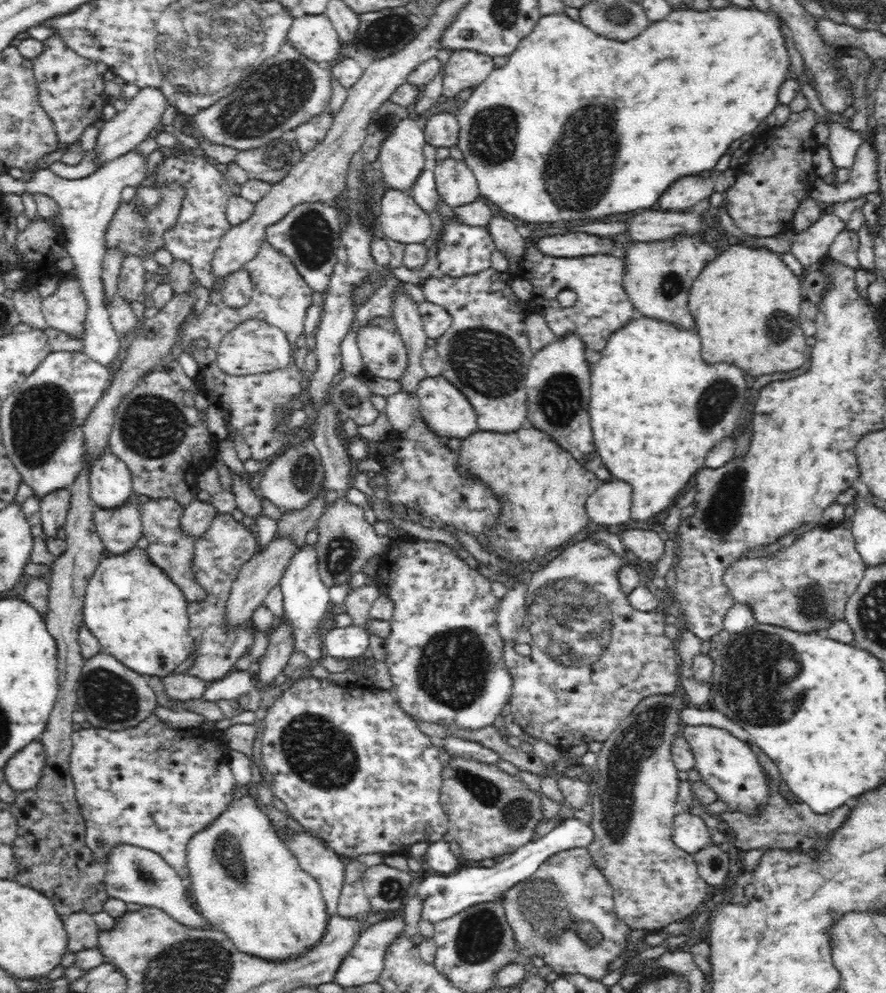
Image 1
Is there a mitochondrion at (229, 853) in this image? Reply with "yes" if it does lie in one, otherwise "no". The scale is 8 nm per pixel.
yes

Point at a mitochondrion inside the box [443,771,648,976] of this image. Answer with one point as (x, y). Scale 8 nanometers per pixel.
(550, 923)

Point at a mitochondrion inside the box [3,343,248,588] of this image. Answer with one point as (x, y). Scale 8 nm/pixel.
(40, 418)

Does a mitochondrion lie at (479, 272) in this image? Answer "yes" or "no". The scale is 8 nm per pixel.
no

